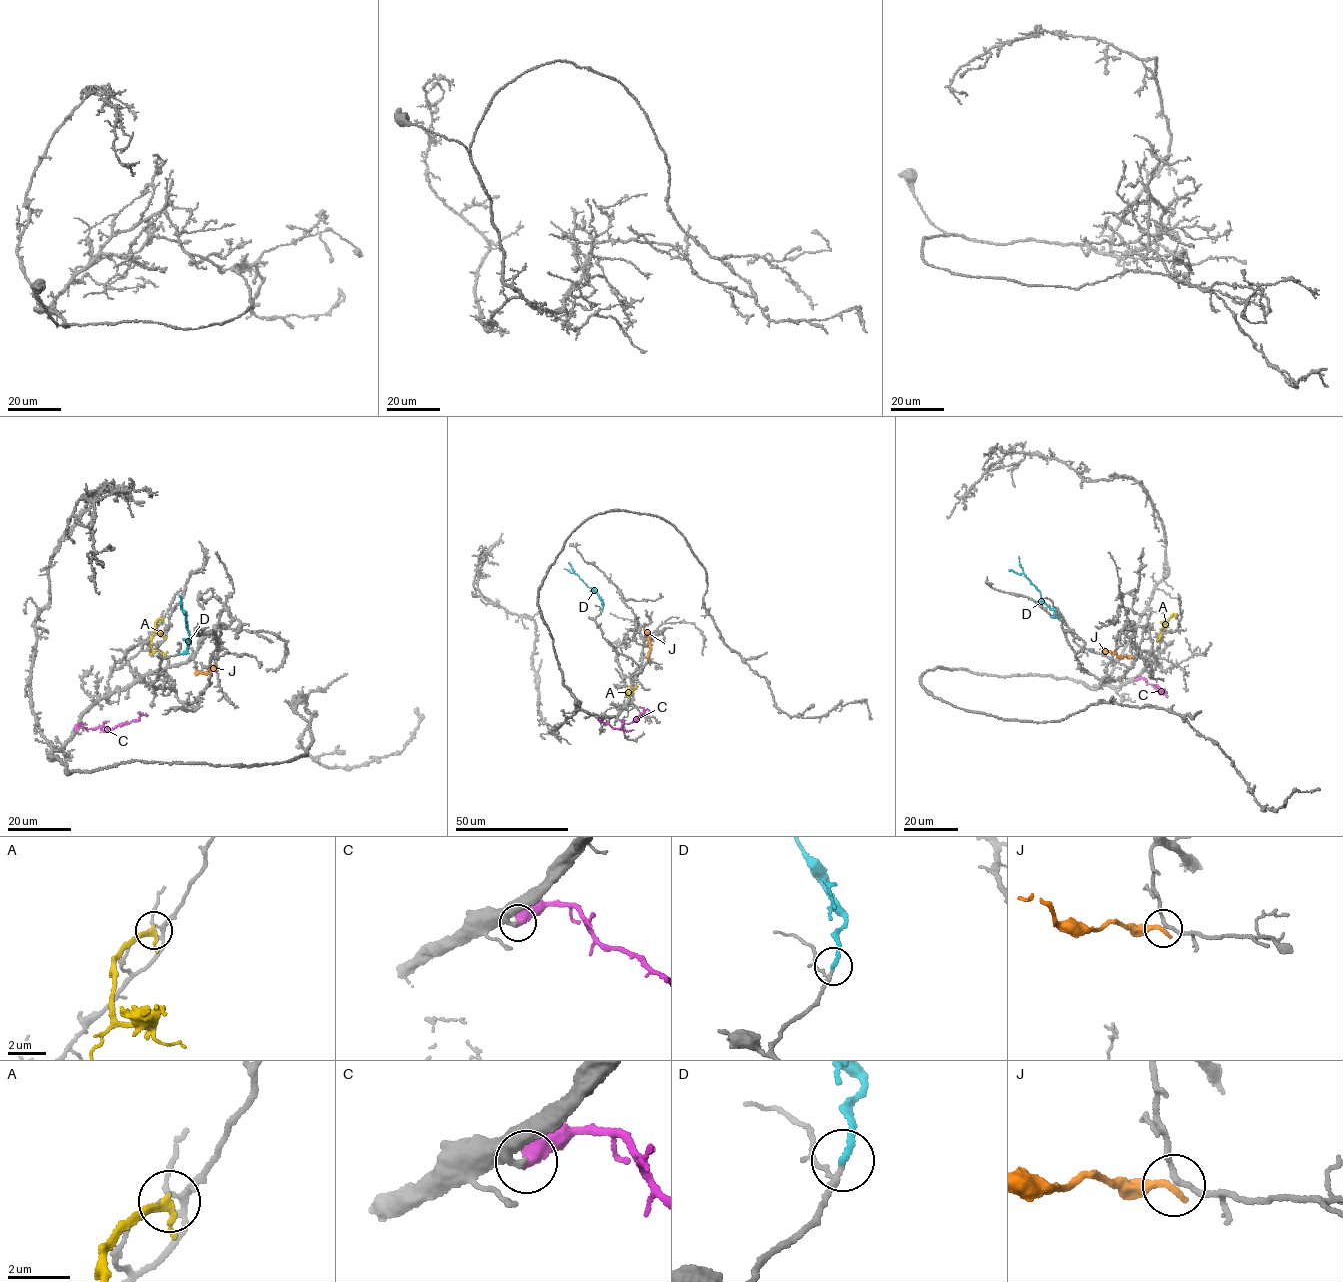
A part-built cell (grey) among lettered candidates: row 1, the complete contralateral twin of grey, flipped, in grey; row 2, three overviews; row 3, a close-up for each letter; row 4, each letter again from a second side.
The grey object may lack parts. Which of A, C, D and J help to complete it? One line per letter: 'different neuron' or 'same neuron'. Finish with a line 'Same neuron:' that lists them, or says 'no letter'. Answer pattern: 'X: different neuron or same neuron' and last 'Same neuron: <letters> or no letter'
A: different neuron
C: same neuron
D: same neuron
J: different neuron
Same neuron: C, D

